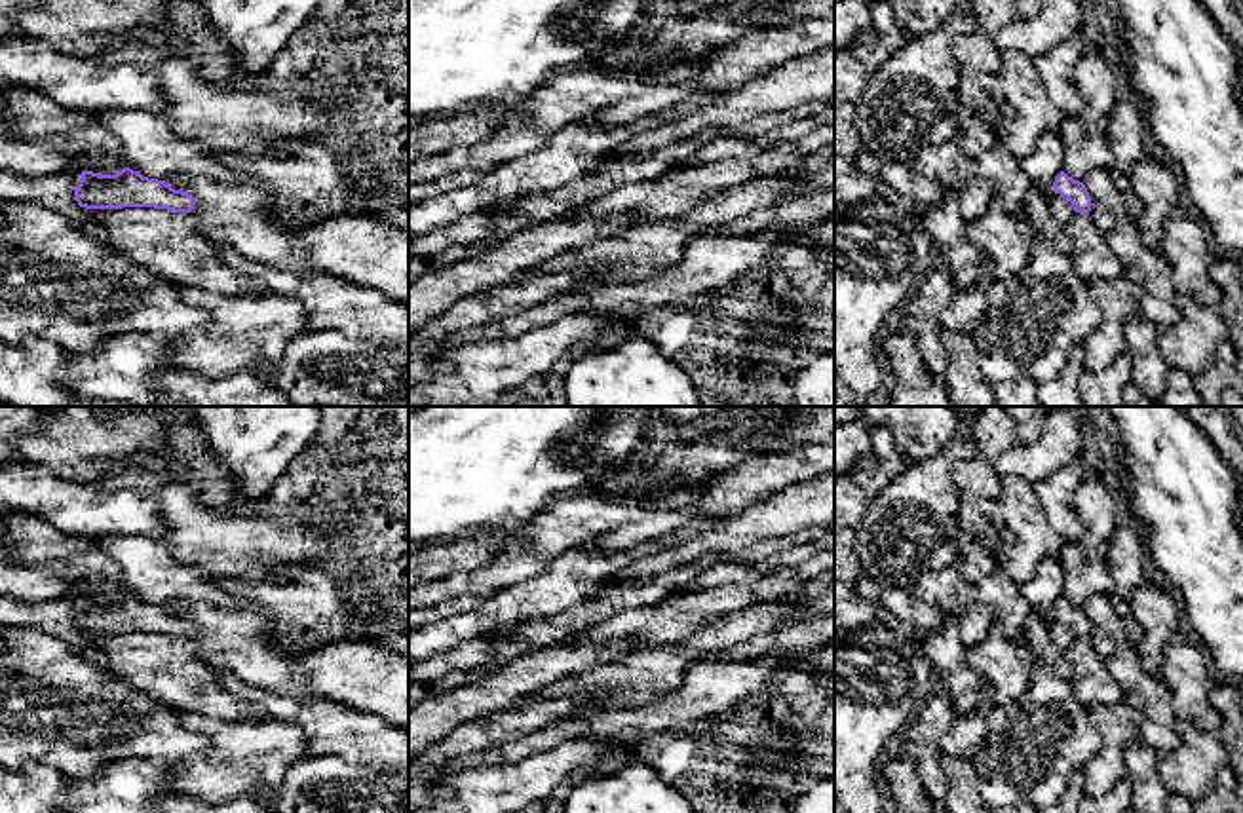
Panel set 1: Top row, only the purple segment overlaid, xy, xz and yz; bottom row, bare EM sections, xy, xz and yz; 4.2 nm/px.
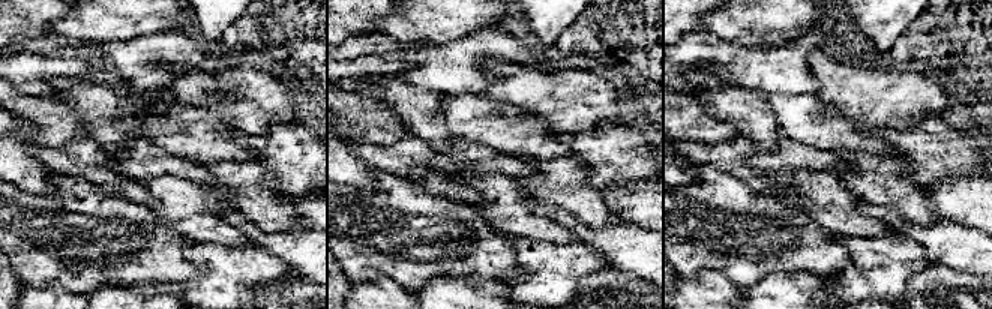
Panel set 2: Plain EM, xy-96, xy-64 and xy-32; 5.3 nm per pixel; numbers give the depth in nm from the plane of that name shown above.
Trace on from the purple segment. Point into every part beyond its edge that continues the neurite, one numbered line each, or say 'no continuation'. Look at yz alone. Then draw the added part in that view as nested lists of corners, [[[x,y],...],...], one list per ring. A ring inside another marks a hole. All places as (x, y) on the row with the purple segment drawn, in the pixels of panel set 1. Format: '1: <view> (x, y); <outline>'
1: yz (1061, 209); [[[1053,194],[1049,198],[1049,207],[1051,207],[1053,220],[1059,224],[1066,224],[1070,217],[1076,213],[1074,205],[1061,194]]]

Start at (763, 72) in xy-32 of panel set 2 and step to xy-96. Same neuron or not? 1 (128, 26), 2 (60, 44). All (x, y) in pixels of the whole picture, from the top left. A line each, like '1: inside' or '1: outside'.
1: outside
2: inside

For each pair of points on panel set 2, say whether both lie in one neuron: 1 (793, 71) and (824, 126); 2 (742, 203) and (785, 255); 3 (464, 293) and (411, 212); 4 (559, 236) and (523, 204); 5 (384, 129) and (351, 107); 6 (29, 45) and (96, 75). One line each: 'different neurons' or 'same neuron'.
1: different neurons
2: same neuron
3: different neurons
4: same neuron
5: same neuron
6: same neuron

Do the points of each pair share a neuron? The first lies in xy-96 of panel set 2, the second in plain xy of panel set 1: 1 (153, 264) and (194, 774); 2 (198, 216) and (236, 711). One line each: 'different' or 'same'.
1: different
2: same

